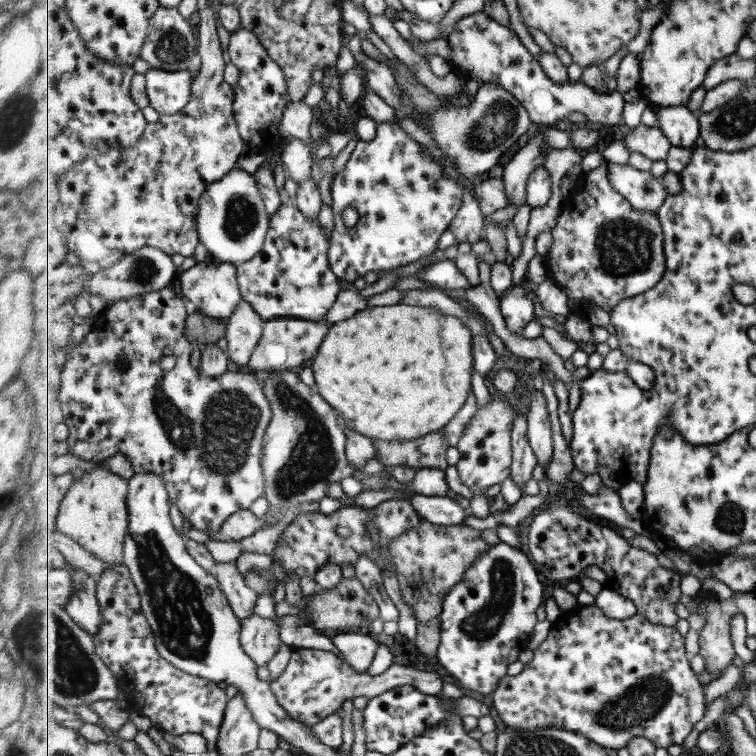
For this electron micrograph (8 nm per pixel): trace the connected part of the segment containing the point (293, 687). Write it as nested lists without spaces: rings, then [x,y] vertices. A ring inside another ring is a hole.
[[[301,647],[293,649],[291,660],[283,670],[283,674],[272,681],[270,678],[269,681],[283,709],[295,720],[311,727],[339,712],[347,700],[351,701],[359,696],[366,696],[371,700],[405,685],[415,685],[422,693],[439,695],[445,686],[445,680],[441,678],[441,674],[434,671],[426,672],[393,663],[383,674],[371,676],[369,673],[357,672],[347,661],[339,658],[331,650]]]

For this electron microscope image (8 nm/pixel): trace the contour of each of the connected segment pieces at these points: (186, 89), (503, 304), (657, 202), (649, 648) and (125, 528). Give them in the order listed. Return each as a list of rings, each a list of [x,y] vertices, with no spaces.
[[[149,68],[145,78],[149,104],[162,116],[179,114],[192,100],[194,79],[188,69],[167,72]]]
[[[513,285],[500,301],[500,310],[509,331],[522,336],[524,326],[535,318],[535,302],[529,298],[529,290],[521,285]]]
[[[609,164],[609,178],[619,193],[623,193],[637,210],[659,212],[669,195],[661,179],[651,171],[643,172],[630,164]]]
[[[577,605],[573,609],[563,610],[561,616],[551,624],[551,629],[546,639],[533,651],[531,660],[524,665],[523,670],[515,676],[506,676],[496,691],[491,694],[494,709],[499,717],[508,726],[521,730],[527,729],[569,729],[589,737],[601,746],[619,750],[628,746],[629,741],[635,737],[651,739],[657,748],[669,748],[673,744],[683,745],[687,737],[693,732],[695,725],[703,720],[707,714],[708,704],[705,702],[705,685],[693,672],[689,664],[689,655],[685,653],[683,634],[679,634],[673,626],[653,624],[651,620],[636,613],[627,620],[615,620],[599,608],[599,605]]]
[[[101,464],[87,474],[78,474],[61,502],[56,529],[73,537],[99,560],[124,563],[124,544],[129,532],[129,481]]]

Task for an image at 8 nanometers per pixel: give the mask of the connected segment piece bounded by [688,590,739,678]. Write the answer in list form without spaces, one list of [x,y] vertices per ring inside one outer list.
[[[703,590],[698,591],[692,598],[689,612],[701,613],[706,621],[700,631],[699,653],[705,658],[705,668],[718,678],[737,656],[731,638],[731,618],[739,612],[739,607],[731,599],[722,600],[714,593]]]

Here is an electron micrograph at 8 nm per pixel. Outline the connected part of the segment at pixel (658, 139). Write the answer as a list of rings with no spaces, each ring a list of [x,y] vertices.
[[[641,125],[631,130],[630,134],[624,136],[626,148],[633,152],[640,152],[643,156],[651,160],[666,160],[671,147],[671,141],[663,129],[659,126],[649,127]]]

